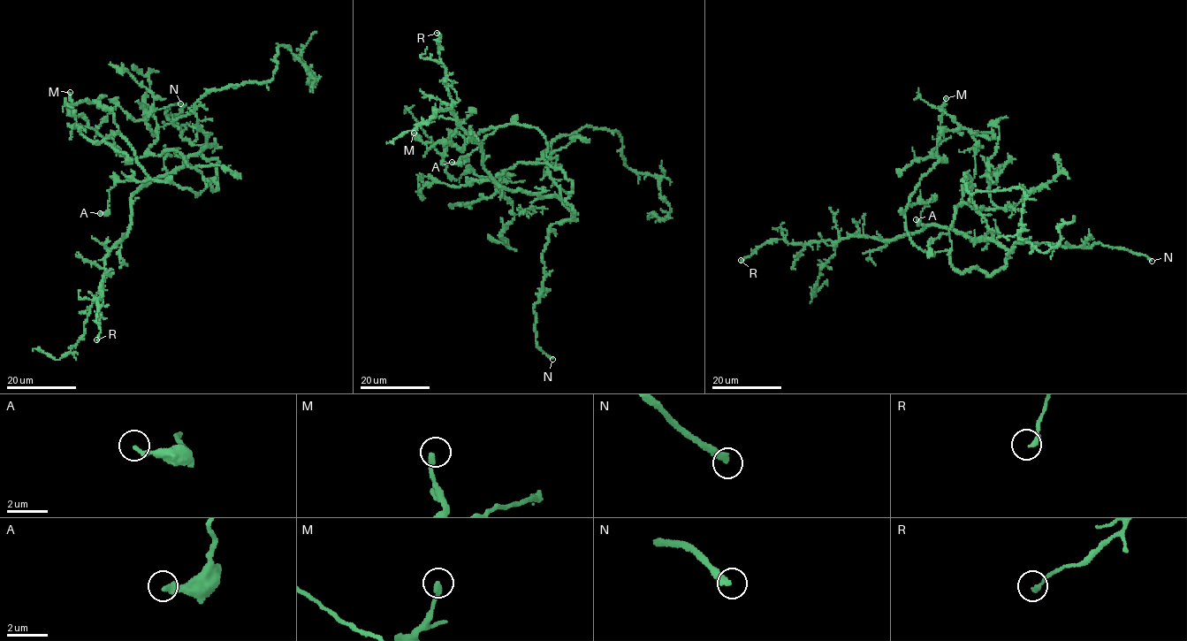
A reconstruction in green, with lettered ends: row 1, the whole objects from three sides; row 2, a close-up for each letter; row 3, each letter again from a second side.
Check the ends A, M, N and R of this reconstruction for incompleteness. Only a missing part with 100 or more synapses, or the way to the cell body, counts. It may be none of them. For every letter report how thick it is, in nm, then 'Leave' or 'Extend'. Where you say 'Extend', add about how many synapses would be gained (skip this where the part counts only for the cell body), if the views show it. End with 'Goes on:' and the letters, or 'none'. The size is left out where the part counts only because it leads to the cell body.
A: Thickness 280 nm. Leave
M: Thickness 240 nm. Leave
N: Thickness 300 nm. Extend
R: Thickness 200 nm. Leave
Goes on: N

